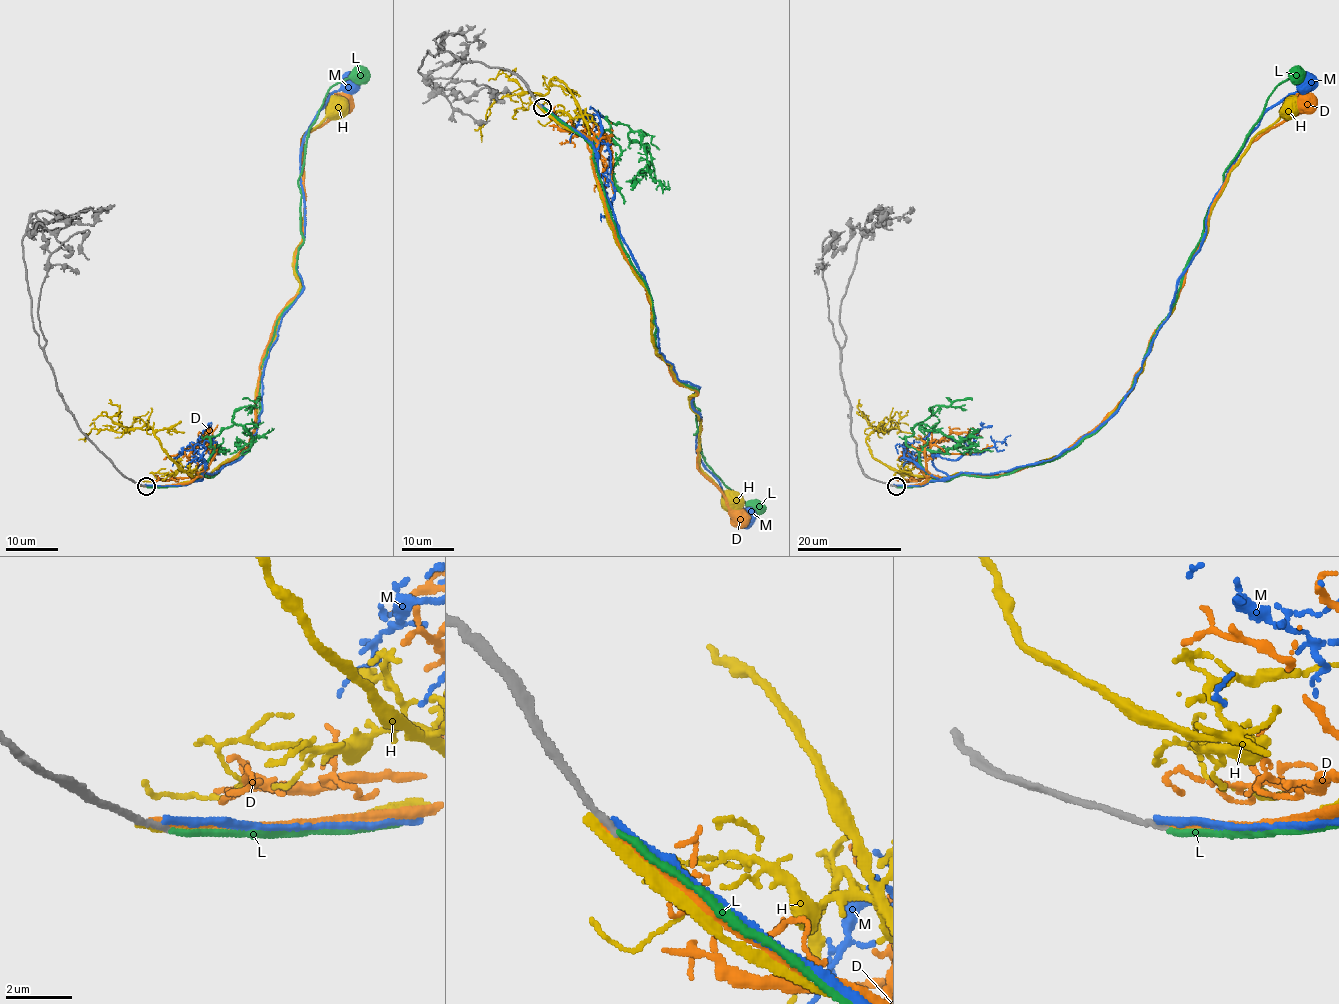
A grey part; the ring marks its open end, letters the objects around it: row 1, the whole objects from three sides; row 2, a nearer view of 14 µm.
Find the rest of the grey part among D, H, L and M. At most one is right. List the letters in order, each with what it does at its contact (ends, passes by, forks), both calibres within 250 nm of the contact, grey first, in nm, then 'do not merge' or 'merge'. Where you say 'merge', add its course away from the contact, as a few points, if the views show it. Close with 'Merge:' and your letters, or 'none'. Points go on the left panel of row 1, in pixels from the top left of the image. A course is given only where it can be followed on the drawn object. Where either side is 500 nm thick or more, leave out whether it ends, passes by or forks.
D: it ends | 200/280 nm | do not merge
H: it ends | 220/280 nm | do not merge
L: it ends | 180/180 nm | do not merge
M: it ends | 200/240 nm | do not merge
Merge: none

